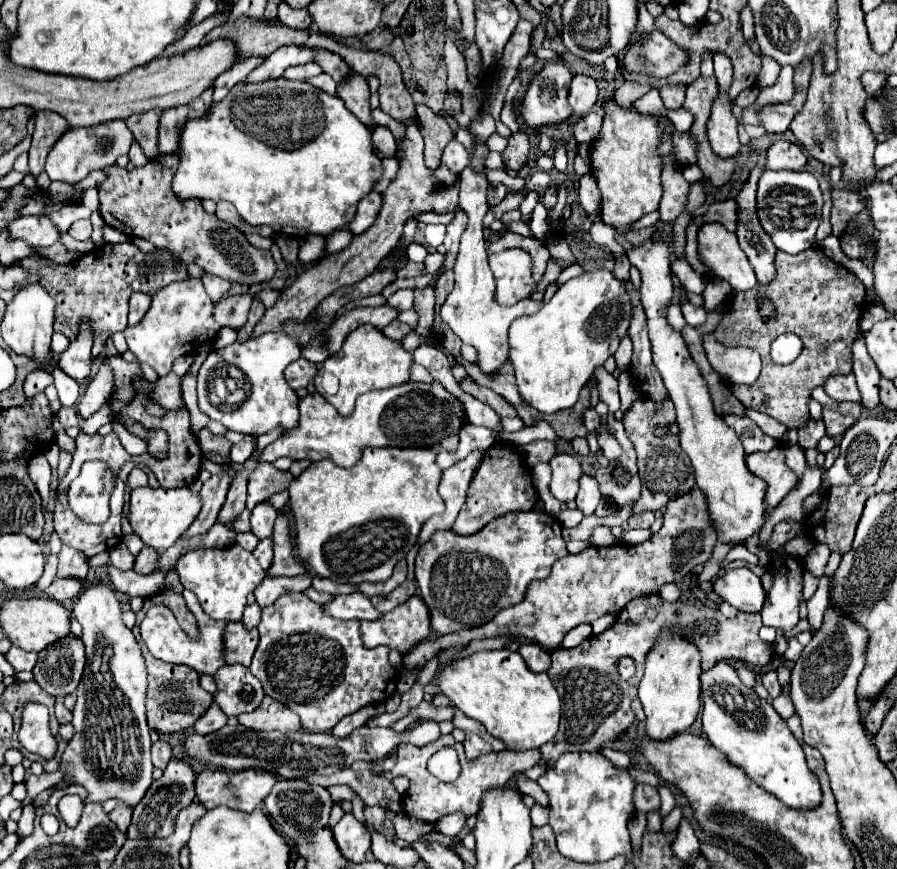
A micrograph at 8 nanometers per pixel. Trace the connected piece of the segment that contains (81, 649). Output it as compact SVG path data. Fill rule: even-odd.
M69 634L49 648L39 652L33 668L35 682L51 696L67 696L75 692L85 668L85 644L81 638Z

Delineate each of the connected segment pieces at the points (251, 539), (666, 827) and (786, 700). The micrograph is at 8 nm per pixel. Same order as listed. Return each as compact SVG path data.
M239 532L235 540L237 540L237 544L243 546L245 550L255 550L255 546L257 546L257 542L259 542L253 532Z
M679 805L671 811L662 821L662 828L661 830L664 833L672 832L676 830L680 824L681 819L683 818L684 814L681 811L682 808Z
M781 692L773 702L773 708L777 710L777 714L783 718L783 720L787 720L793 712L795 712L795 708L793 708L793 702L791 702L791 696L787 694L787 692Z

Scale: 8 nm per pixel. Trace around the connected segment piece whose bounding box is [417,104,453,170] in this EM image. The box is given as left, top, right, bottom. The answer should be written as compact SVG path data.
M417 104L417 124L425 138L425 164L433 170L441 162L443 148L453 138L451 126L441 114L435 114L425 104Z

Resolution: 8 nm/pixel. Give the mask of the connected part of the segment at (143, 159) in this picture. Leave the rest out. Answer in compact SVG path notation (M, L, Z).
M137 142L131 144L131 150L129 150L129 160L135 164L135 166L143 166L149 162L149 158L145 156L145 152L141 152L141 146Z

